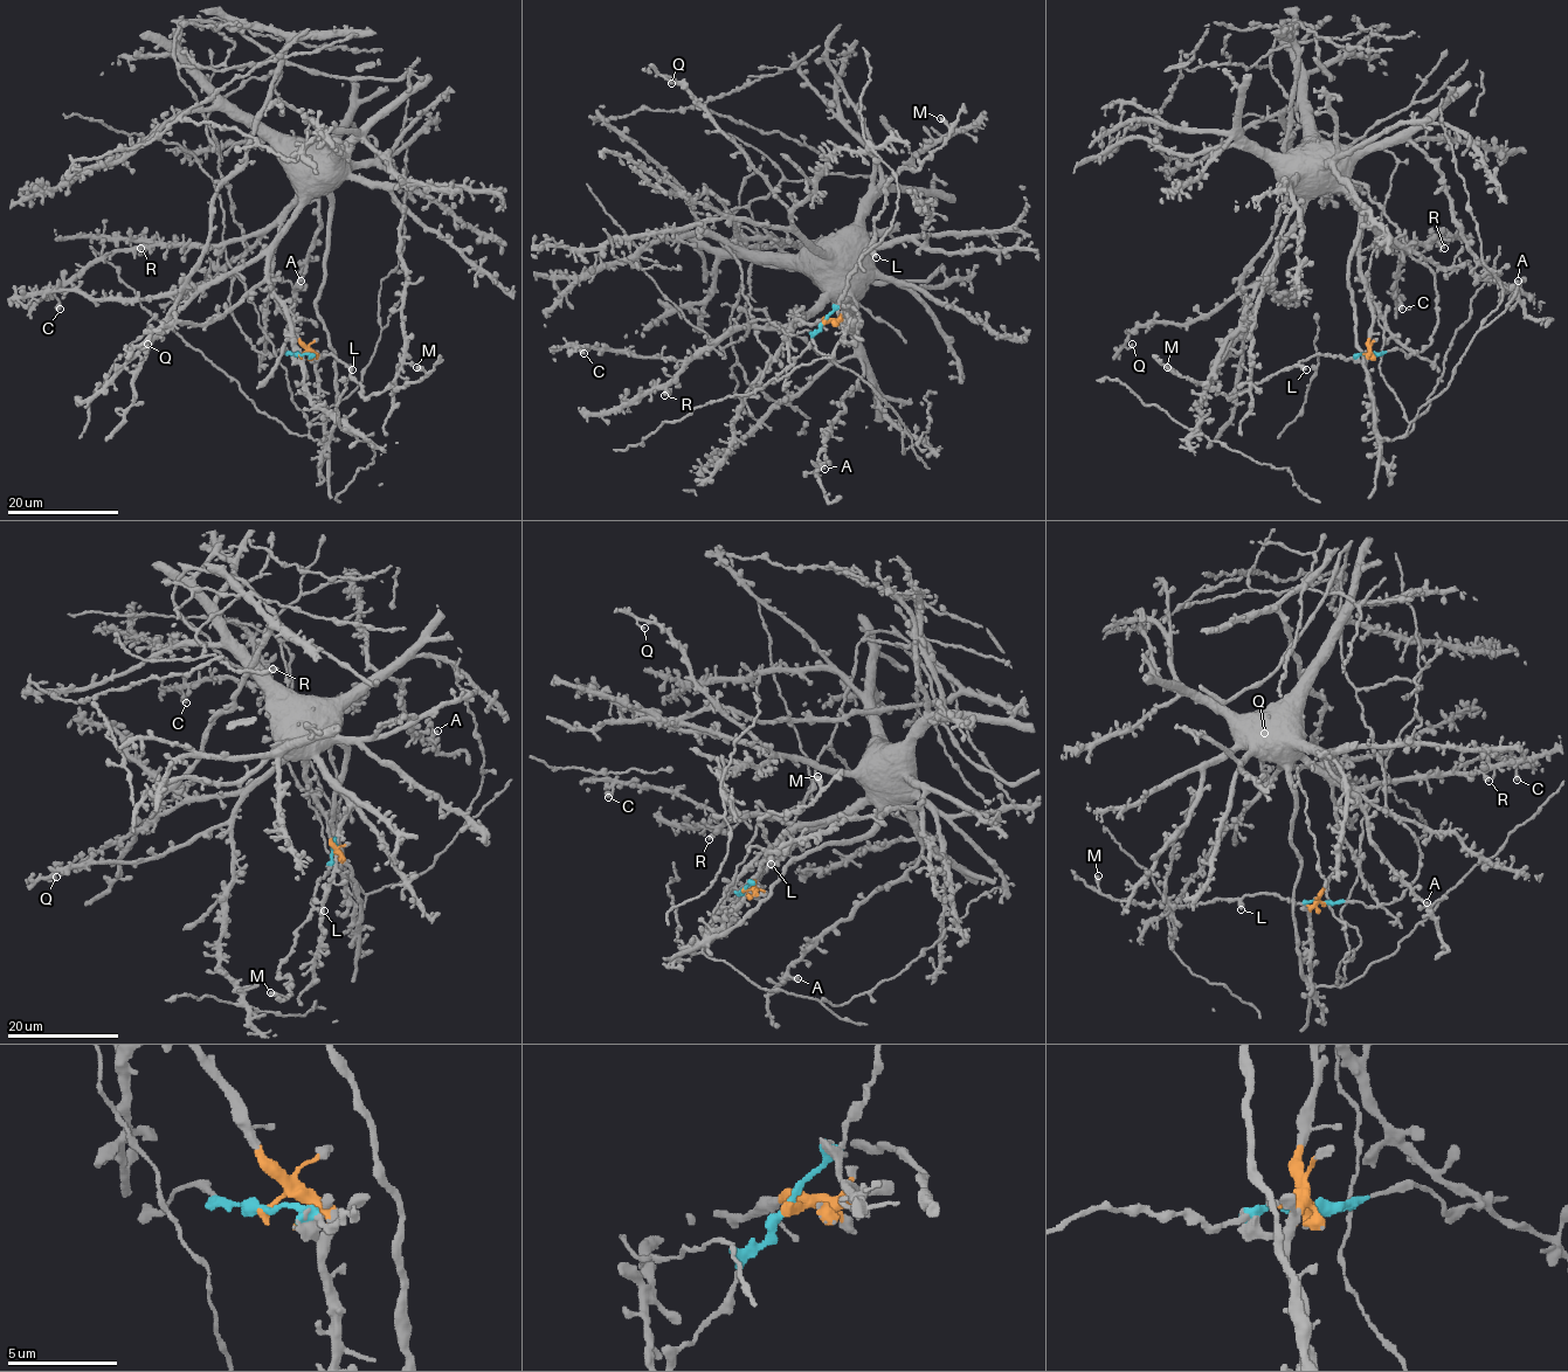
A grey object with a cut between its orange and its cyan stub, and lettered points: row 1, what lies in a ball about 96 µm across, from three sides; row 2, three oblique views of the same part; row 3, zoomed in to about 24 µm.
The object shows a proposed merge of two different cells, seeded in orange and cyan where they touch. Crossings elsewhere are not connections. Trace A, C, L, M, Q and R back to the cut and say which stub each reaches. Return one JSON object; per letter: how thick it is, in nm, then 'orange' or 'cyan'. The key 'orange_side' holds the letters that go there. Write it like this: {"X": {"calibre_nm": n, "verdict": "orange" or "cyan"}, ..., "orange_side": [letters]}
{"A": {"calibre_nm": 240, "verdict": "orange"}, "C": {"calibre_nm": 550, "verdict": "orange"}, "L": {"calibre_nm": 460, "verdict": "cyan"}, "M": {"calibre_nm": 480, "verdict": "cyan"}, "Q": {"calibre_nm": 220, "verdict": "orange"}, "R": {"calibre_nm": 500, "verdict": "orange"}, "orange_side": ["A", "C", "Q", "R"]}

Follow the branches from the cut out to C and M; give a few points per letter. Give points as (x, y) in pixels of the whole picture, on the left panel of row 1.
C: (299, 354), (305, 346), (274, 292), (277, 222), (267, 231), (213, 246), (114, 249), (54, 292), (60, 309)
M: (299, 354), (311, 354), (315, 358), (333, 355), (350, 369), (365, 397), (419, 382), (426, 373), (415, 366)

